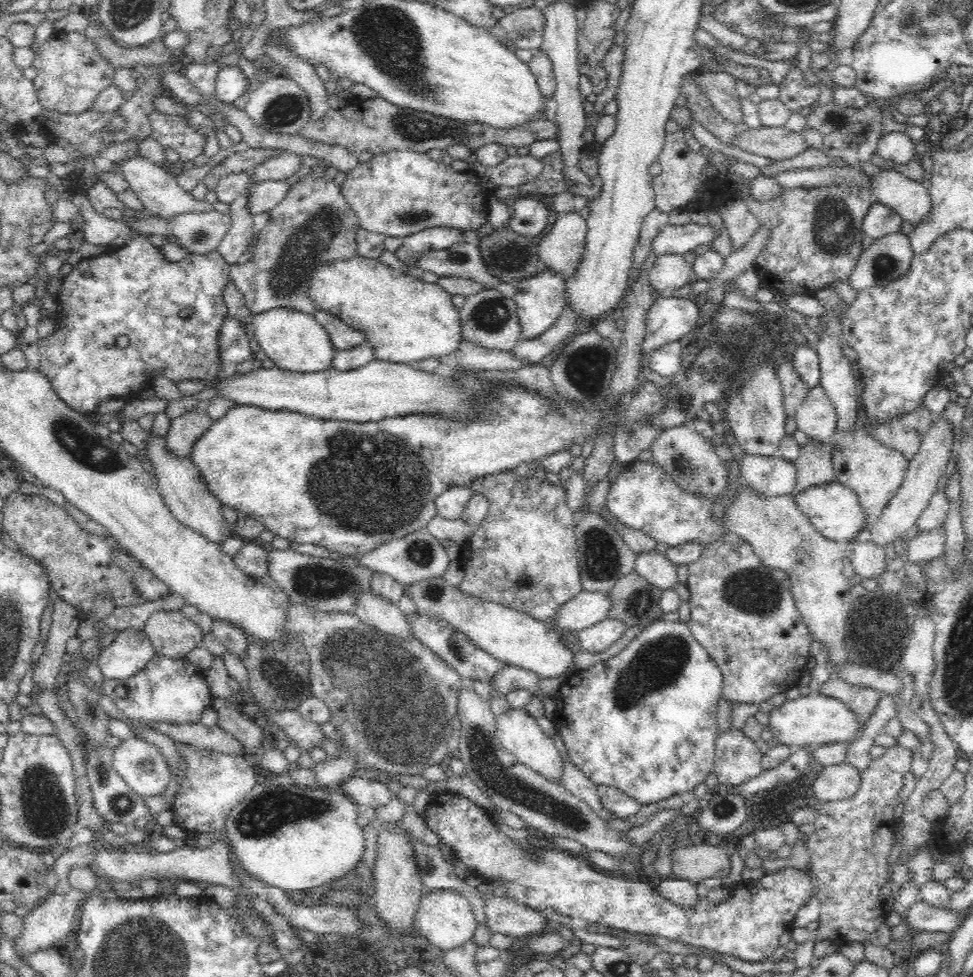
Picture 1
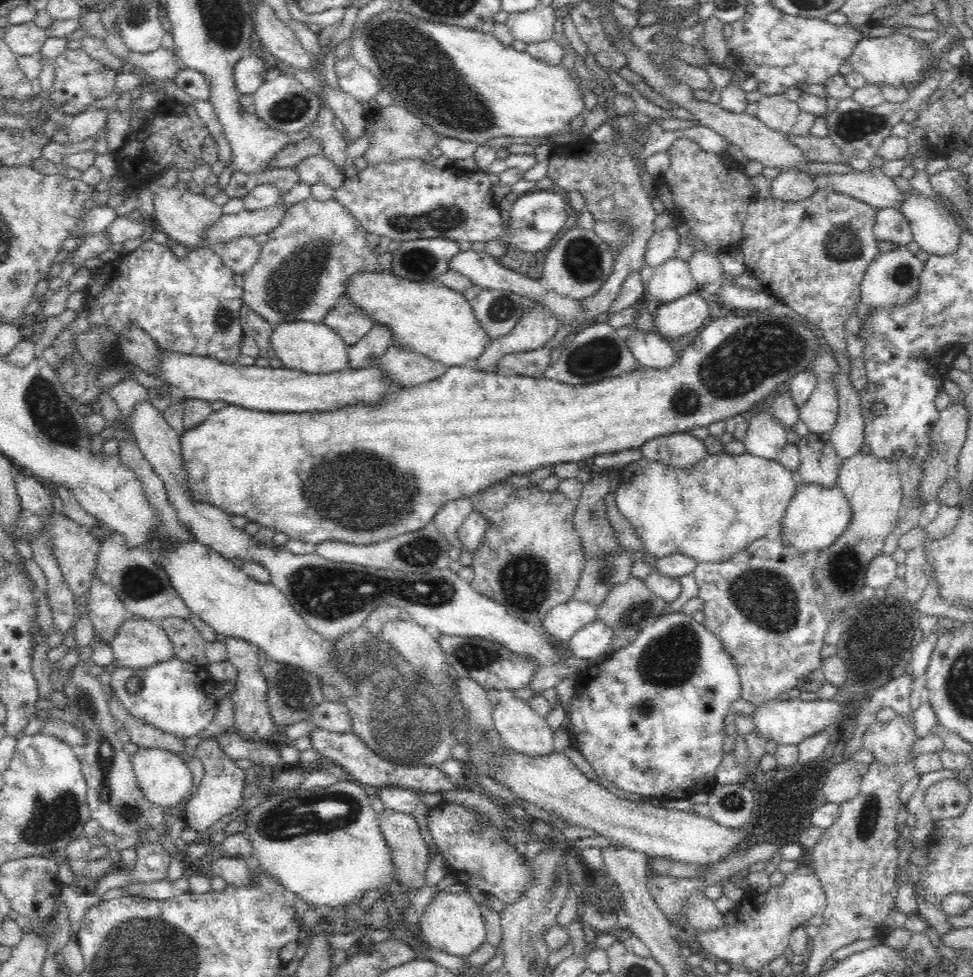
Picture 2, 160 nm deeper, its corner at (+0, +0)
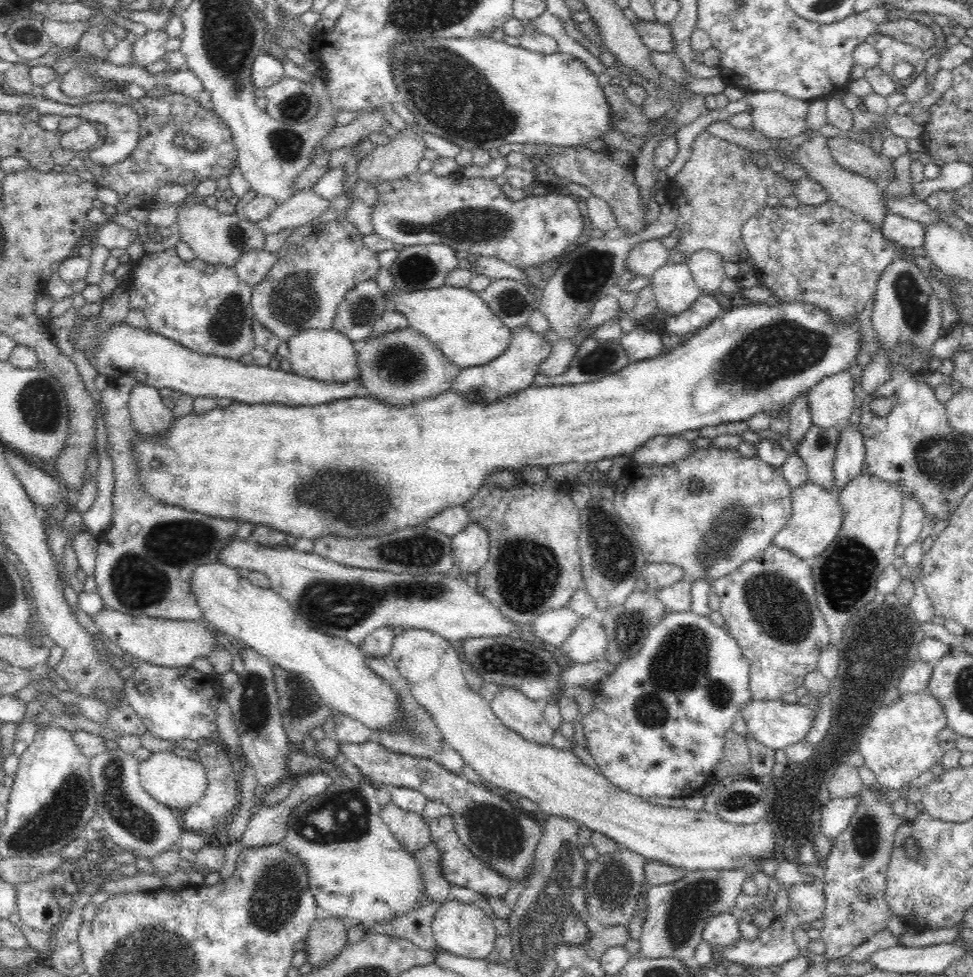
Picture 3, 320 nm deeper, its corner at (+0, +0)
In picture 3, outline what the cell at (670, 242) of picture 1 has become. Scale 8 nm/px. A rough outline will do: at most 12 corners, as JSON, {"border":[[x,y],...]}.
{"border":[[649,239],[636,244],[624,266],[650,280],[667,264],[669,250]]}

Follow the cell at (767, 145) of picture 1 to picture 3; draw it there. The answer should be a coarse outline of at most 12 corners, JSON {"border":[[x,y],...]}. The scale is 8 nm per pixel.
{"border":[[840,135],[828,147],[838,166],[882,188],[895,160]]}

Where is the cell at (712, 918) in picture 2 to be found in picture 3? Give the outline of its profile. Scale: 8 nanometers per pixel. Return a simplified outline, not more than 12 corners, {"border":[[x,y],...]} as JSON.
{"border":[[732,913],[712,915],[703,940],[714,947],[744,939]]}

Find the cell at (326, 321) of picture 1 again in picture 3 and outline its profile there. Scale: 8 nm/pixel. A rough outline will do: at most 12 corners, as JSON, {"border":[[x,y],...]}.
{"border":[[374,278],[346,293],[333,328],[359,344],[389,309]]}

